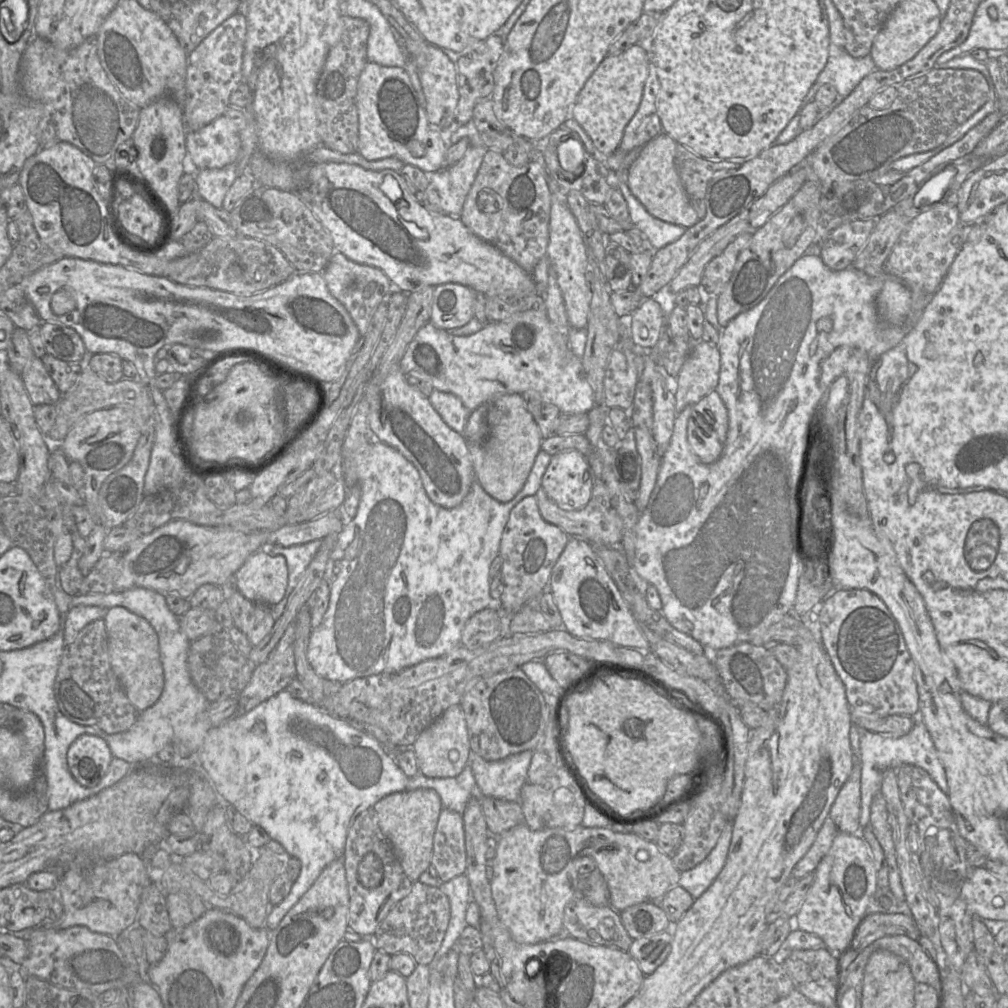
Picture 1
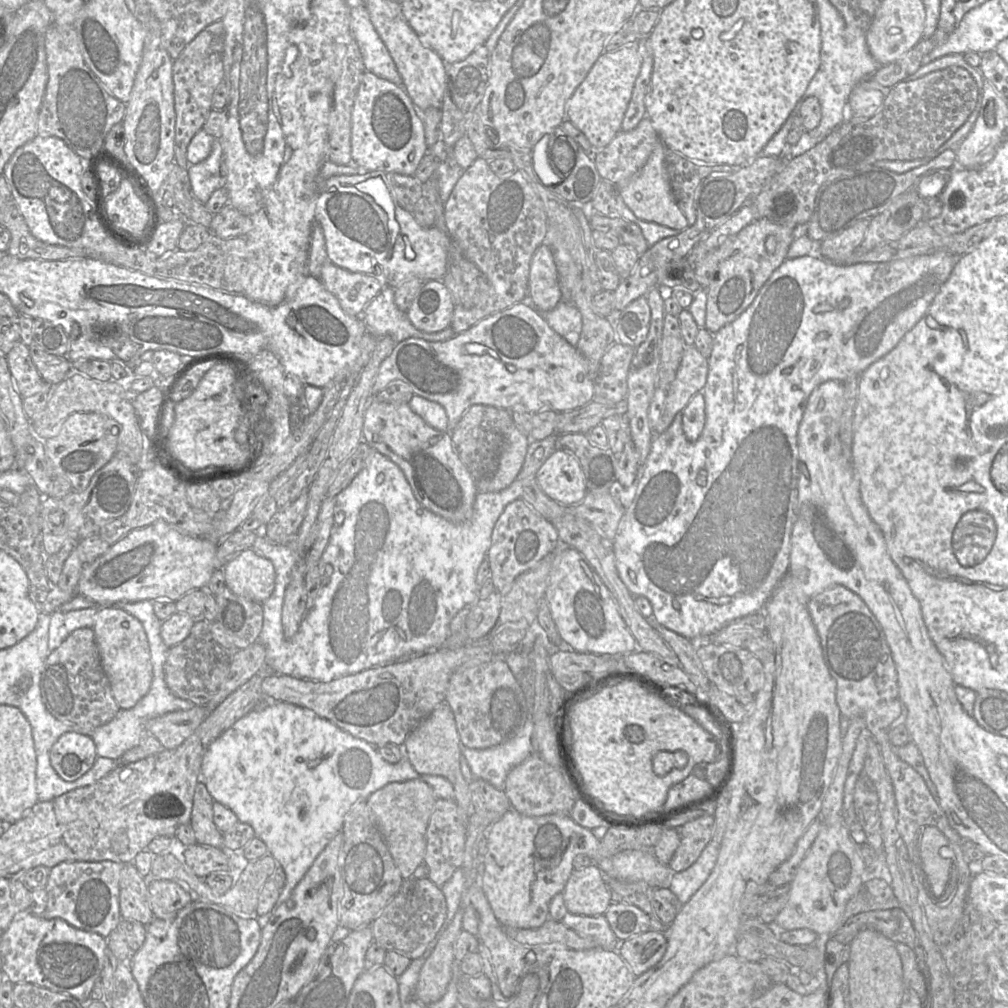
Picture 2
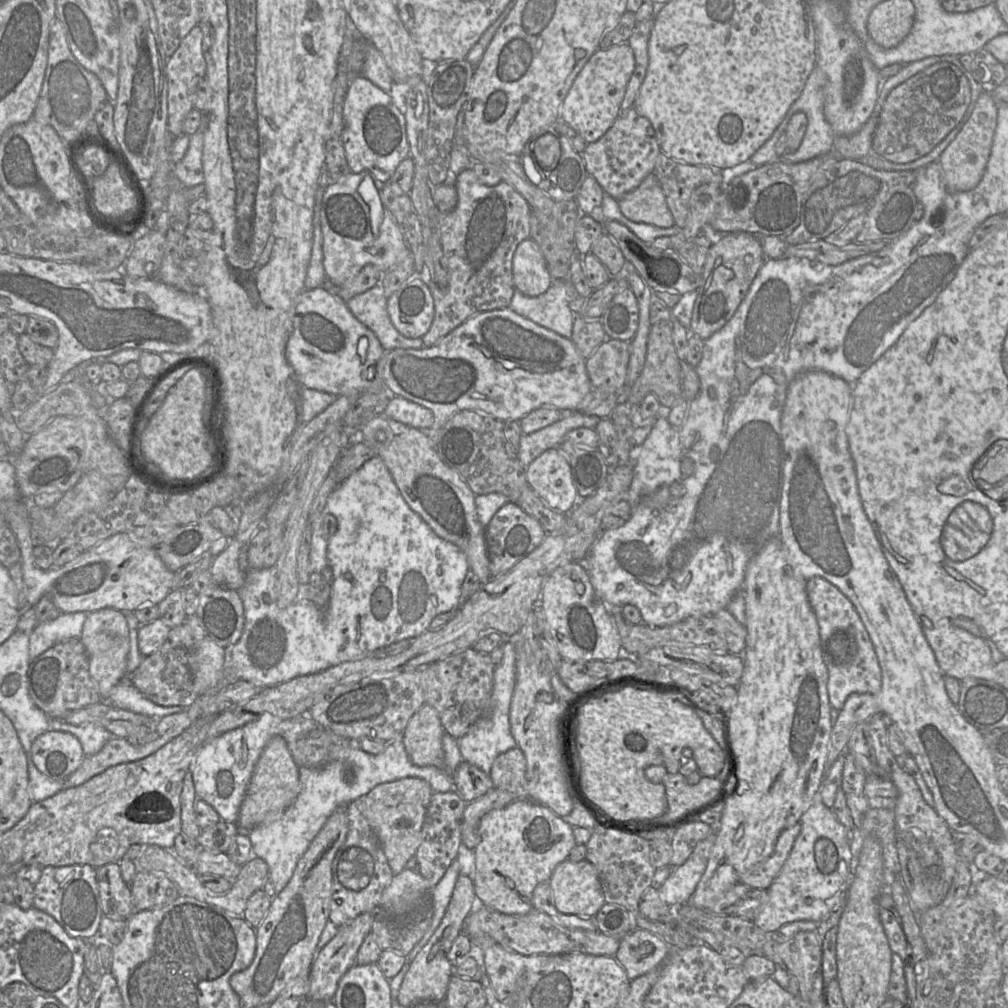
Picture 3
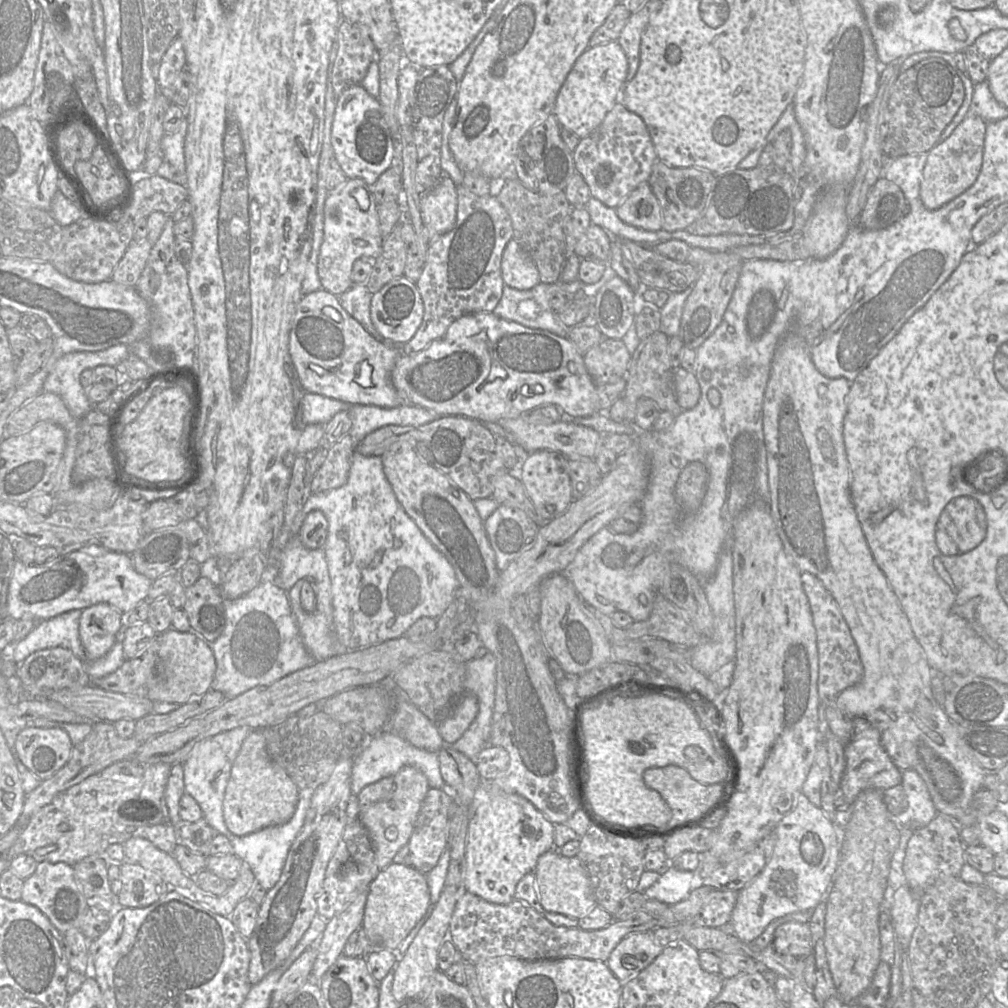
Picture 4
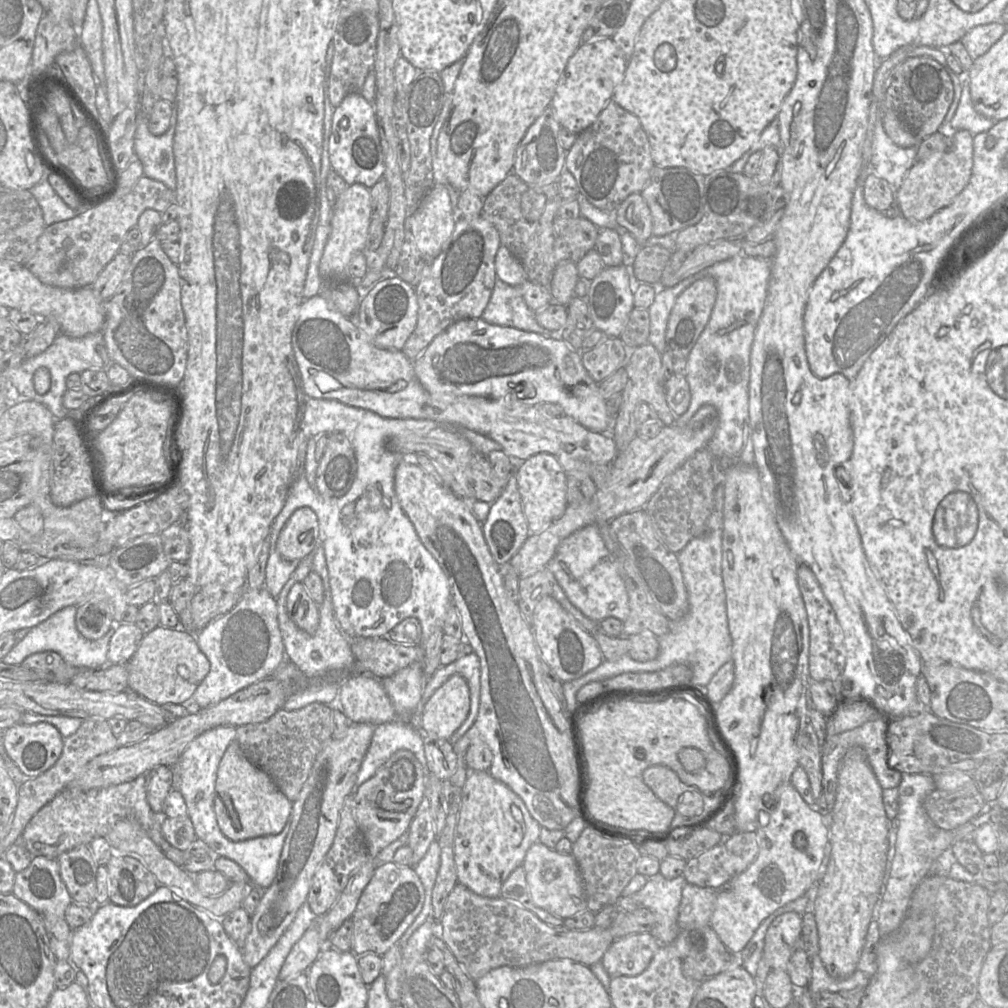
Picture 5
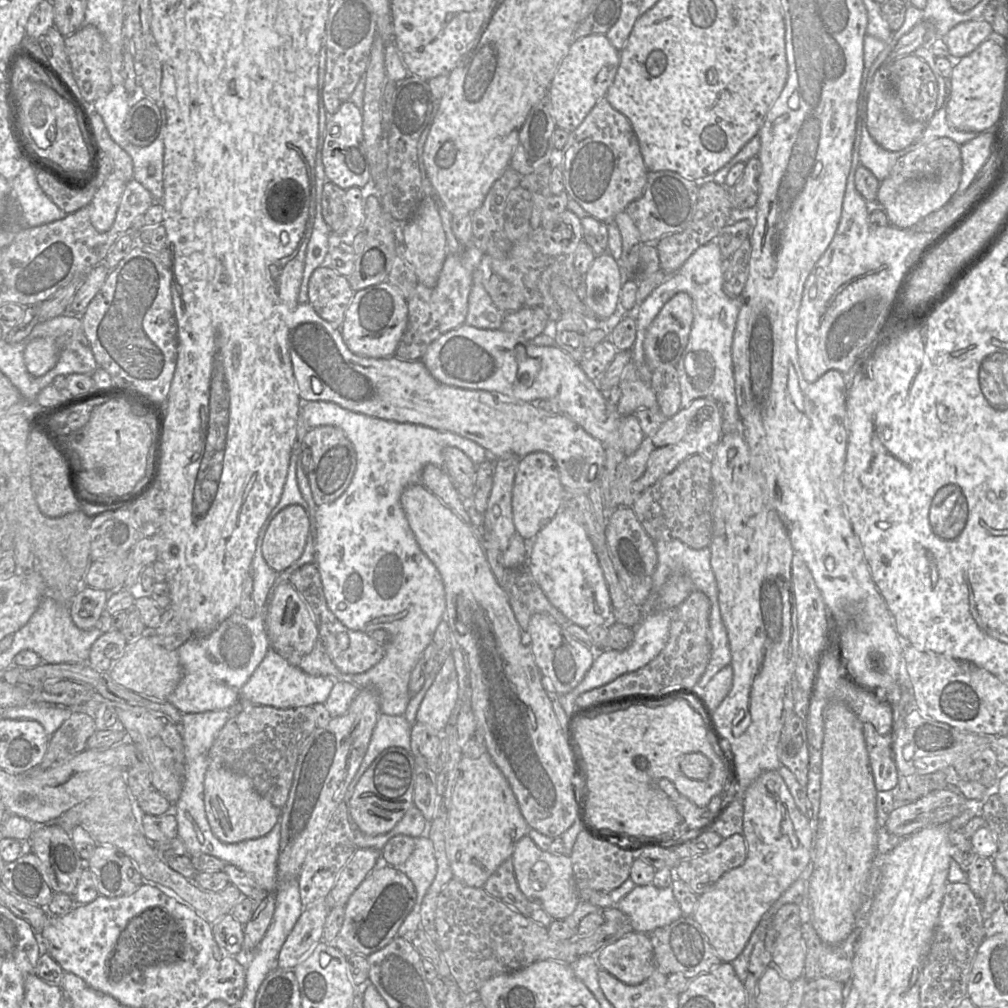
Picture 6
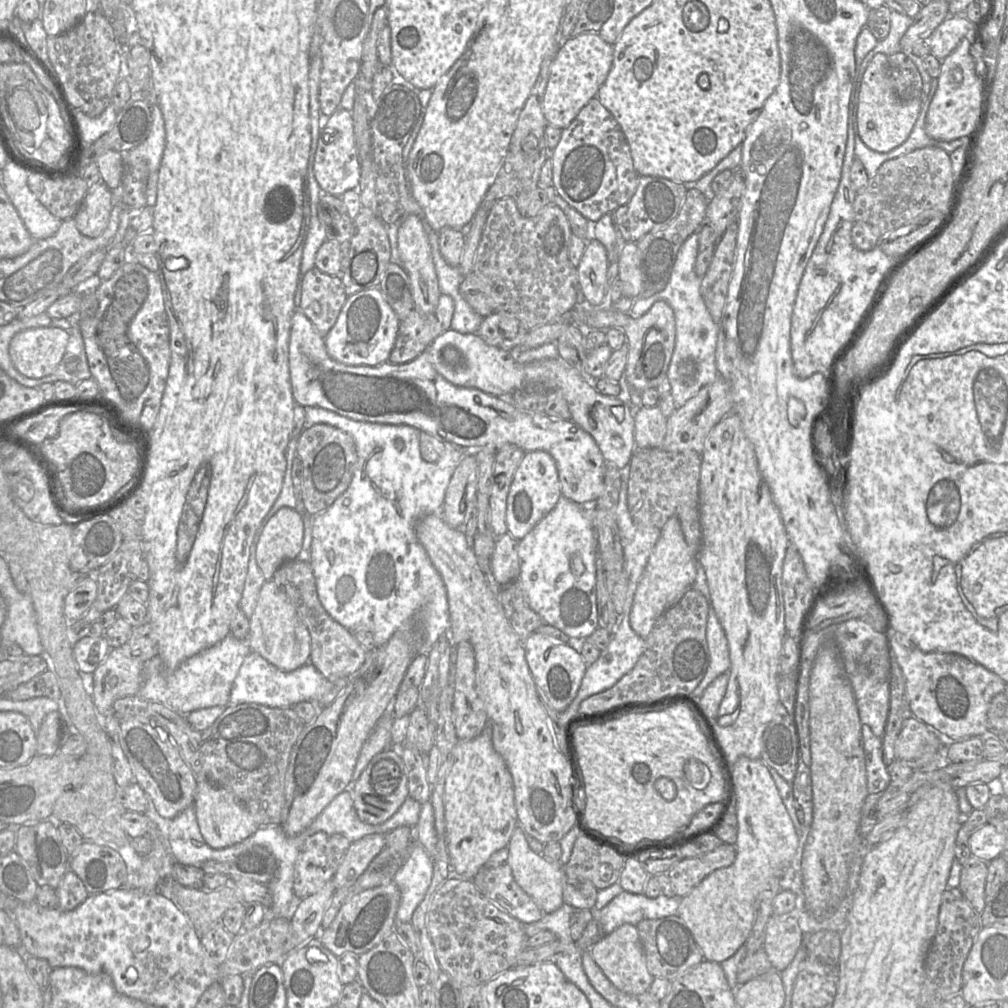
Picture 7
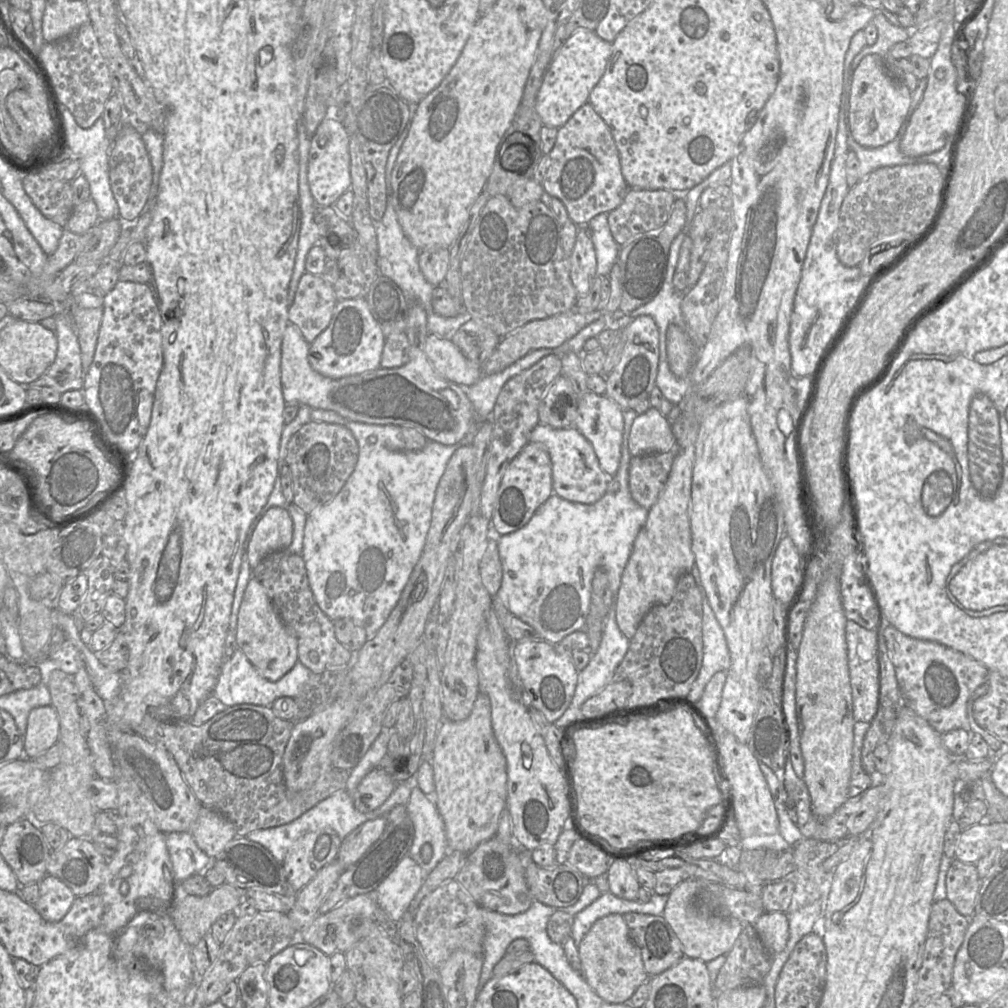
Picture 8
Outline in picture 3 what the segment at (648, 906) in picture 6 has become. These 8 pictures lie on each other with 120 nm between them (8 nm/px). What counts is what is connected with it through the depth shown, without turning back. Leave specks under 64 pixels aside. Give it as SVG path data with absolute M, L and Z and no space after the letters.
M690 857L679 867L671 868L671 873L658 888L660 899L671 907L687 903L696 889L707 866L707 859Z

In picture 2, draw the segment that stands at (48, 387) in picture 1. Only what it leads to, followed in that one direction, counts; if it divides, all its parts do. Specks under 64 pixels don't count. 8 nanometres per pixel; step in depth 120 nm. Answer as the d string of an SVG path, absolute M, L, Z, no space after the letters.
M20 340L5 356L18 392L23 397L33 394L32 389L44 380L31 359L28 345Z

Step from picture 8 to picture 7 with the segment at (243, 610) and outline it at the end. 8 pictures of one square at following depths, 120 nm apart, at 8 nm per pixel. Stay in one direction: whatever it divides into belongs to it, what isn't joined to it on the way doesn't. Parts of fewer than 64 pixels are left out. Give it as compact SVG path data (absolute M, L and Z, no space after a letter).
M272 580L261 587L258 601L249 618L249 632L245 639L251 651L259 653L269 663L284 672L294 671L310 659L311 637L287 595Z

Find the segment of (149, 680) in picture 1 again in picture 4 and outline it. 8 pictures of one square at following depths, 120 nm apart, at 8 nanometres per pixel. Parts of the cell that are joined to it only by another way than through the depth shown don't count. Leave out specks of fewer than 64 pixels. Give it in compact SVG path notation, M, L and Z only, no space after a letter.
M98 603L83 609L79 634L88 660L107 654L116 641L121 627L121 613L107 603Z

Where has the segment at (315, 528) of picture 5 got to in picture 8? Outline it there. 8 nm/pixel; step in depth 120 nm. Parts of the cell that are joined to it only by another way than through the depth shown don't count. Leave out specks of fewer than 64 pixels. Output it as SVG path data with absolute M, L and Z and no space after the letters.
M272 507L258 522L247 543L248 561L253 569L268 554L287 549L293 539L293 522L286 508Z

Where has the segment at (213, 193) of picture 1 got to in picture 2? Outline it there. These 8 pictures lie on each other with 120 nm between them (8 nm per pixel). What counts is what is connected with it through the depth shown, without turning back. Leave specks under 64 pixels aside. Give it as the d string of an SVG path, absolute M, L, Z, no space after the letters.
M215 140L211 153L205 160L198 164L189 164L187 167L192 190L204 204L215 190L224 187L222 162L223 150L219 140Z

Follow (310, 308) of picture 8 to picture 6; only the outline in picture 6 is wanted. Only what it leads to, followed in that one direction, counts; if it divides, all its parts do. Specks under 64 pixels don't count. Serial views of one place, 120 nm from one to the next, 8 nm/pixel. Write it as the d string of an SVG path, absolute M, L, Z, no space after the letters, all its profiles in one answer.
M326 265L316 268L308 282L308 303L336 328L342 325L353 295L348 278Z

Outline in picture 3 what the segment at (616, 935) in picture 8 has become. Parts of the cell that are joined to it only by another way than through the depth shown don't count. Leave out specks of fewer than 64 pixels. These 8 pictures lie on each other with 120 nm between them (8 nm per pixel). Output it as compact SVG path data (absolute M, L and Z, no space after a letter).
M636 929L621 938L614 957L625 969L629 980L634 980L662 965L668 955L669 947L663 940L646 930Z

